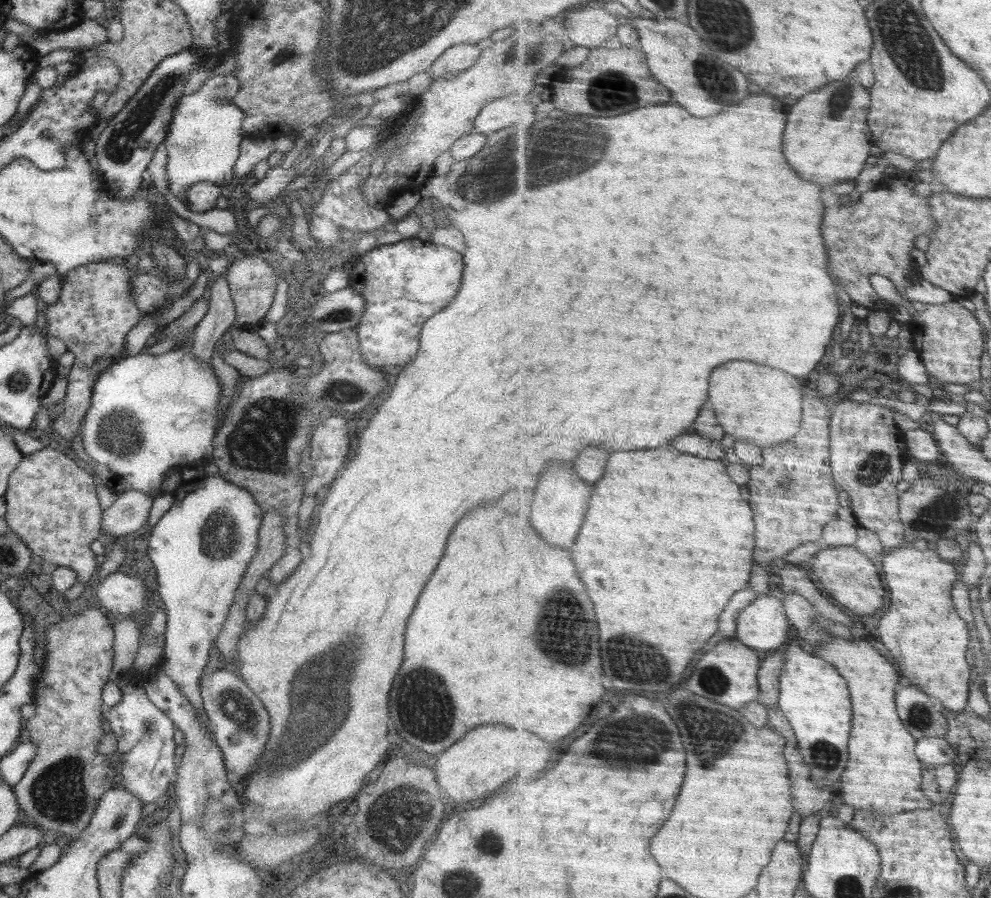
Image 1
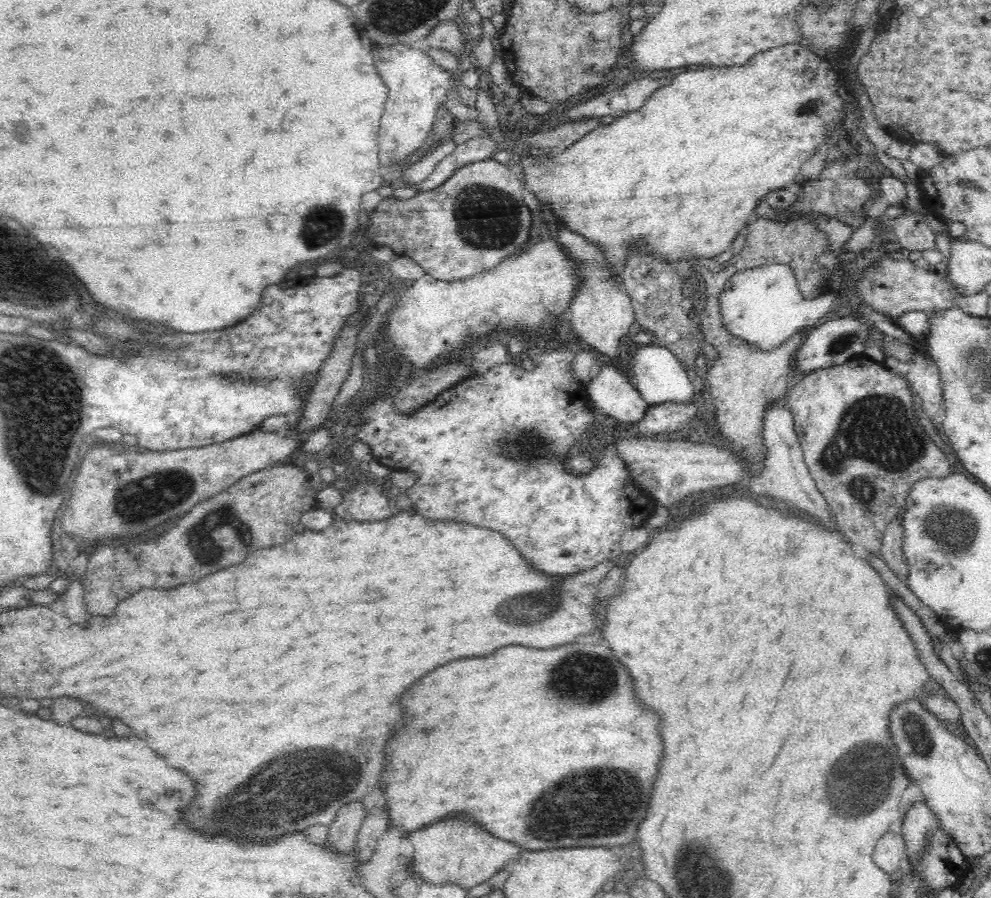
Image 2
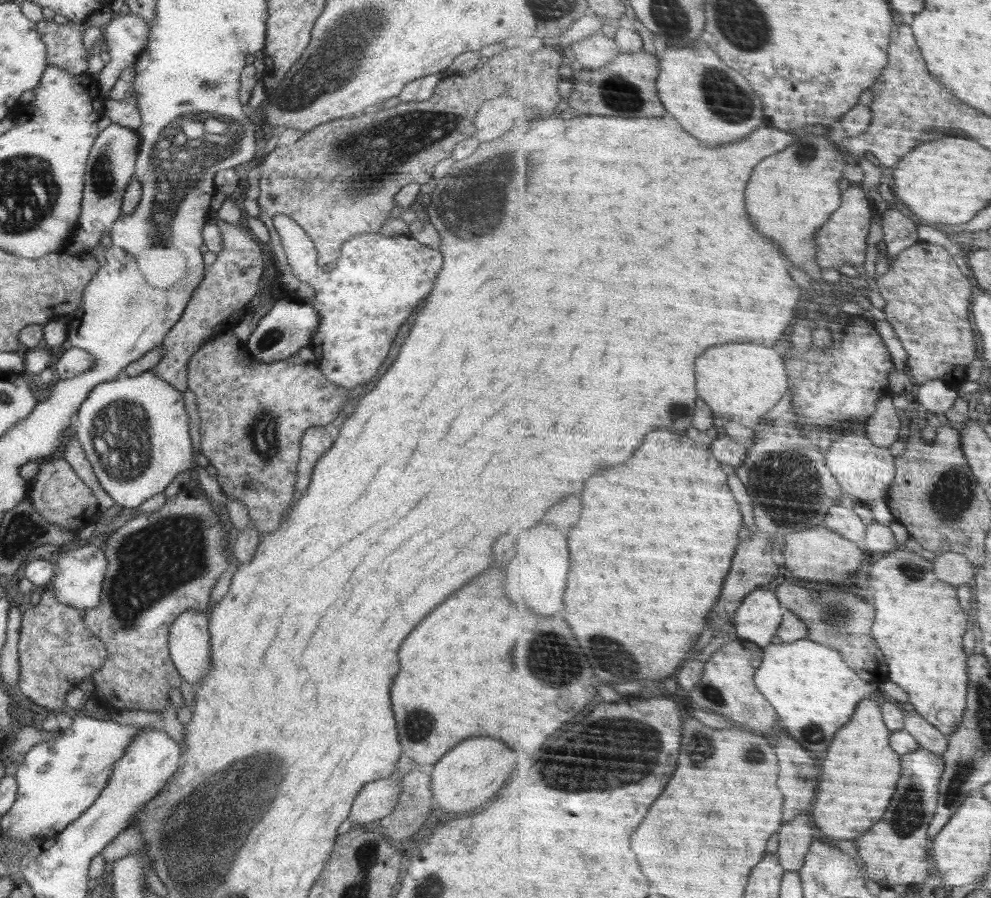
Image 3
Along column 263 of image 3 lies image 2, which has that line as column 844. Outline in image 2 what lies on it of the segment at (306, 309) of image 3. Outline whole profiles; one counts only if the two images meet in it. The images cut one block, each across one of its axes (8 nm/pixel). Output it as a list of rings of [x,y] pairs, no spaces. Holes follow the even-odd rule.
[[[853,315],[838,316],[837,319],[833,316],[827,317],[806,333],[803,344],[795,352],[794,364],[796,364],[798,372],[802,372],[802,374],[810,374],[822,368],[844,364],[848,360],[864,354],[865,345],[871,343],[871,338],[868,324],[863,320],[857,320]]]

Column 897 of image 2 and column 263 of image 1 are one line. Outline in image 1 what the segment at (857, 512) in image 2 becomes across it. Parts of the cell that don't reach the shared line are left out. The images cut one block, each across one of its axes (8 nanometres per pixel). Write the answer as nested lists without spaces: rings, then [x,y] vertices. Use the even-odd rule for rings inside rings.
[[[353,328],[327,333],[319,349],[324,363],[316,375],[274,369],[262,376],[246,378],[244,384],[237,385],[238,395],[233,404],[229,404],[230,410],[214,435],[212,456],[214,464],[220,468],[220,476],[252,494],[262,512],[282,510],[286,516],[285,550],[268,574],[272,588],[286,581],[302,562],[298,514],[305,484],[298,464],[302,454],[308,451],[314,427],[329,414],[358,414],[388,386],[386,376],[382,376],[384,372],[376,372],[381,369],[363,361],[357,332]],[[296,382],[302,382],[302,391],[294,390]]]

